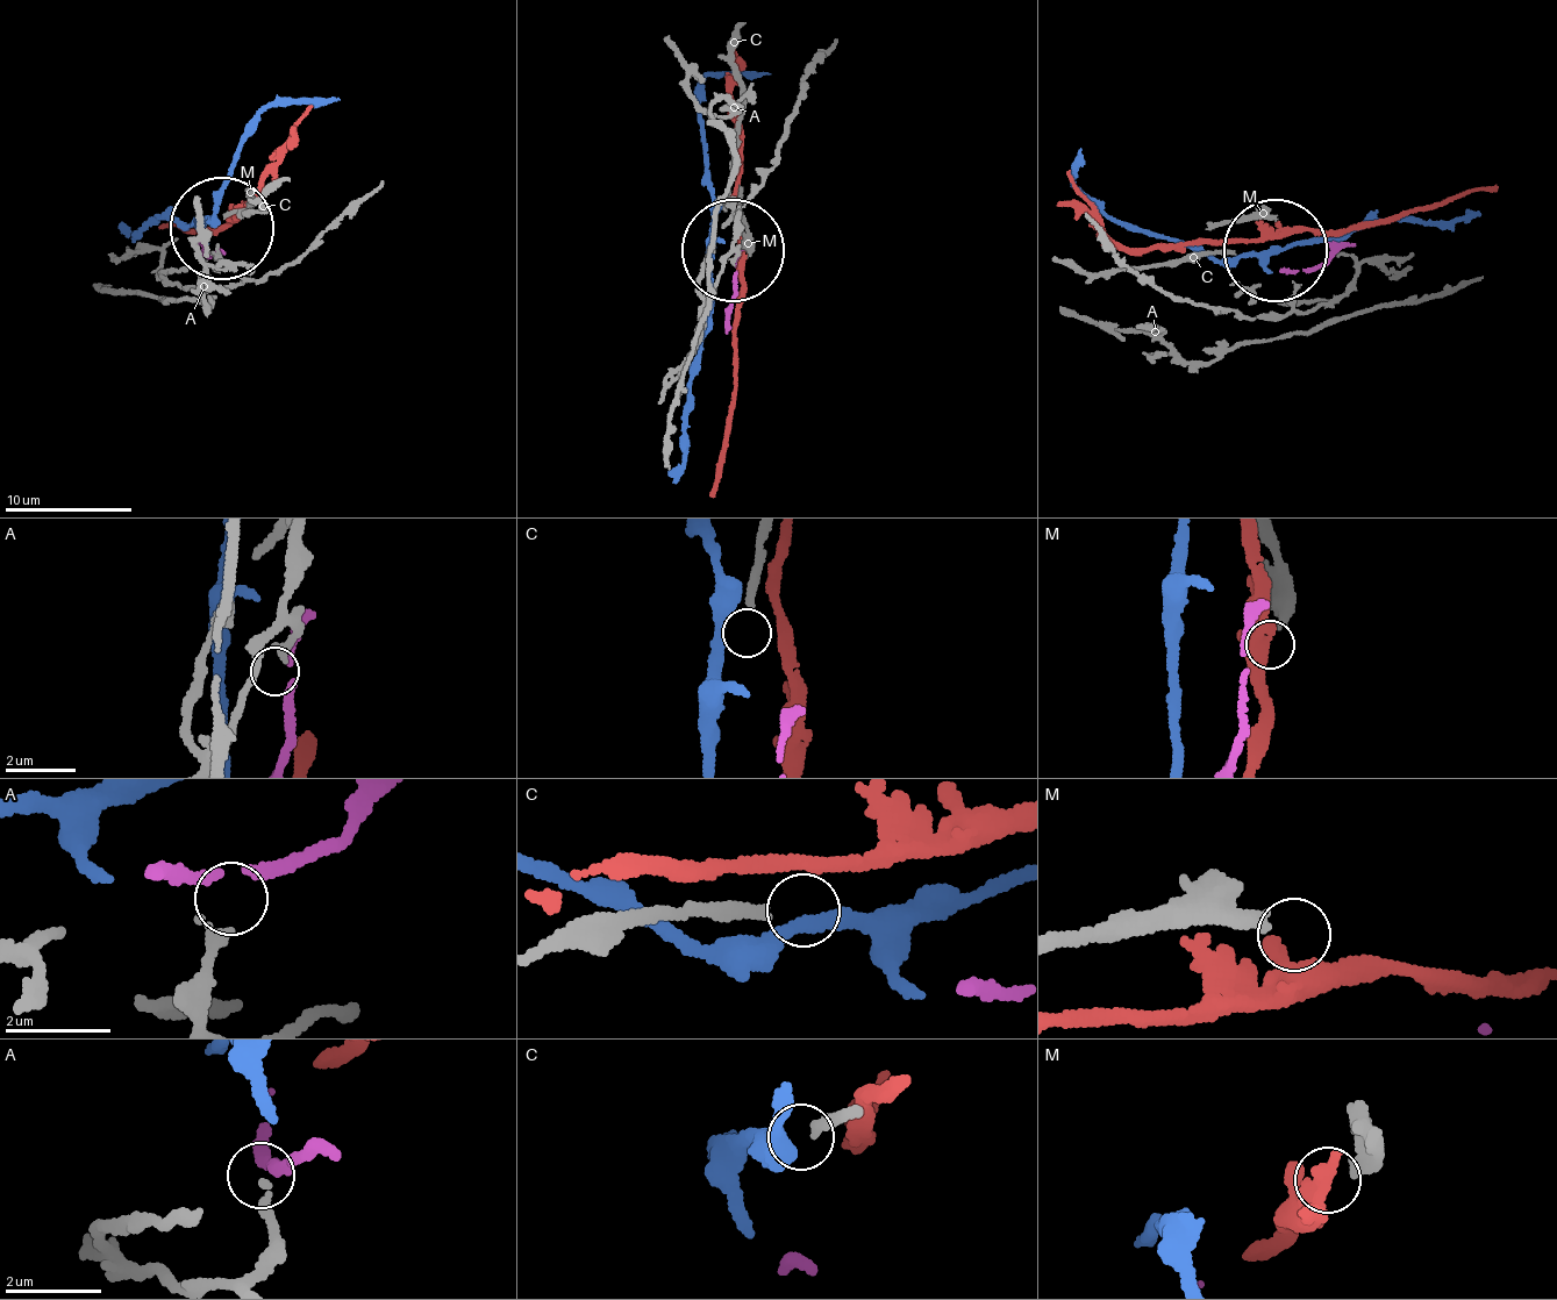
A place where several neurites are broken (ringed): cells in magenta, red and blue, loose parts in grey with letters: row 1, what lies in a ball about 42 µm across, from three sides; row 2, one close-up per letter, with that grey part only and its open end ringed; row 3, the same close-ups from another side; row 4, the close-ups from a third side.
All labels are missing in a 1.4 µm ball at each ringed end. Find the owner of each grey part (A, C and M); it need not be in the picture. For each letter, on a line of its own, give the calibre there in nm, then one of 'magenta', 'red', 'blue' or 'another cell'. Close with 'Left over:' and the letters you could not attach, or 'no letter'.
A: calibre 240 nm; magenta
C: calibre 200 nm; another cell
M: calibre 280 nm; another cell
Left over: C, M

